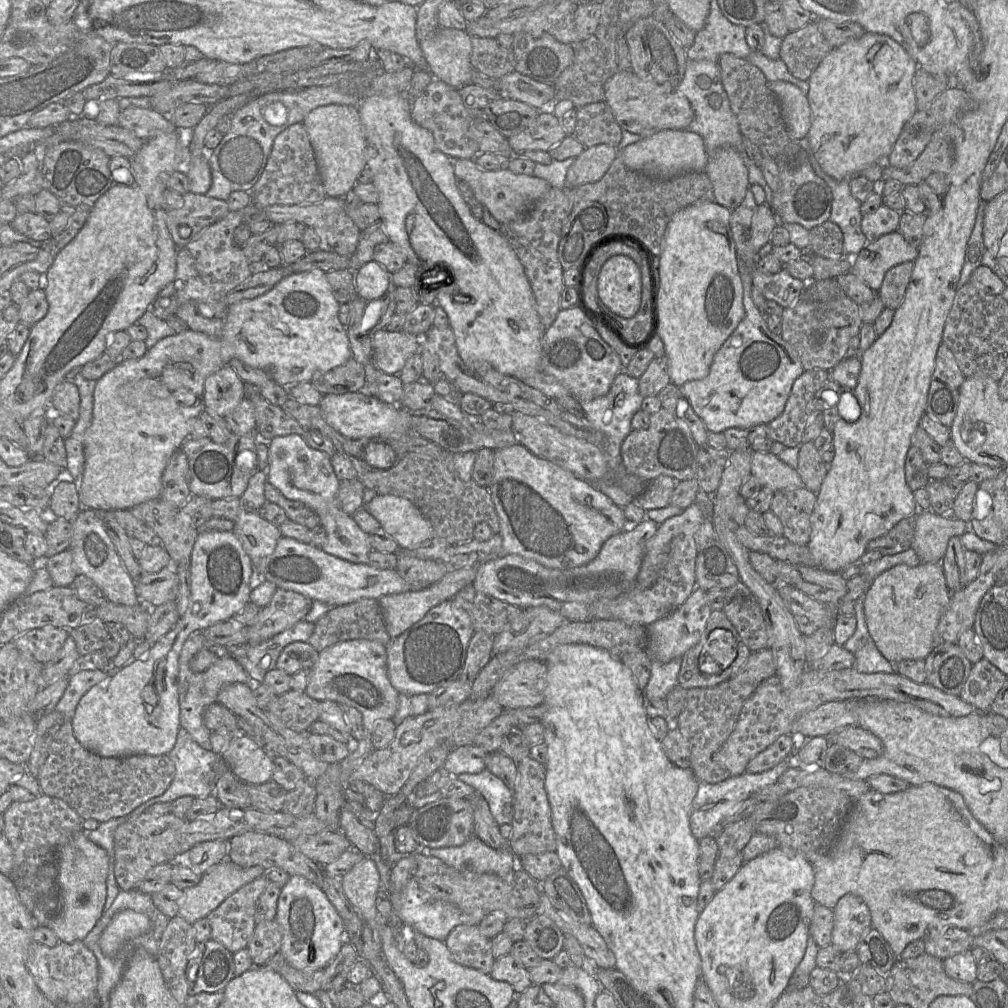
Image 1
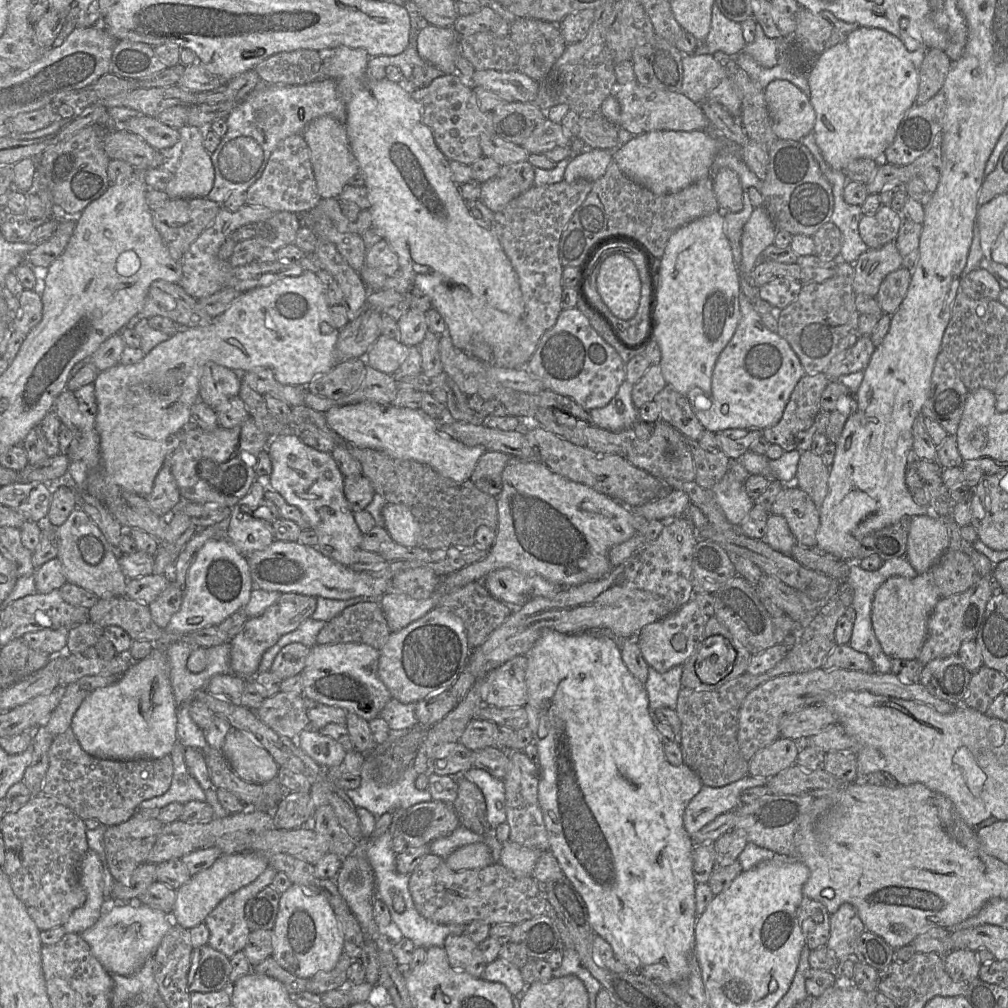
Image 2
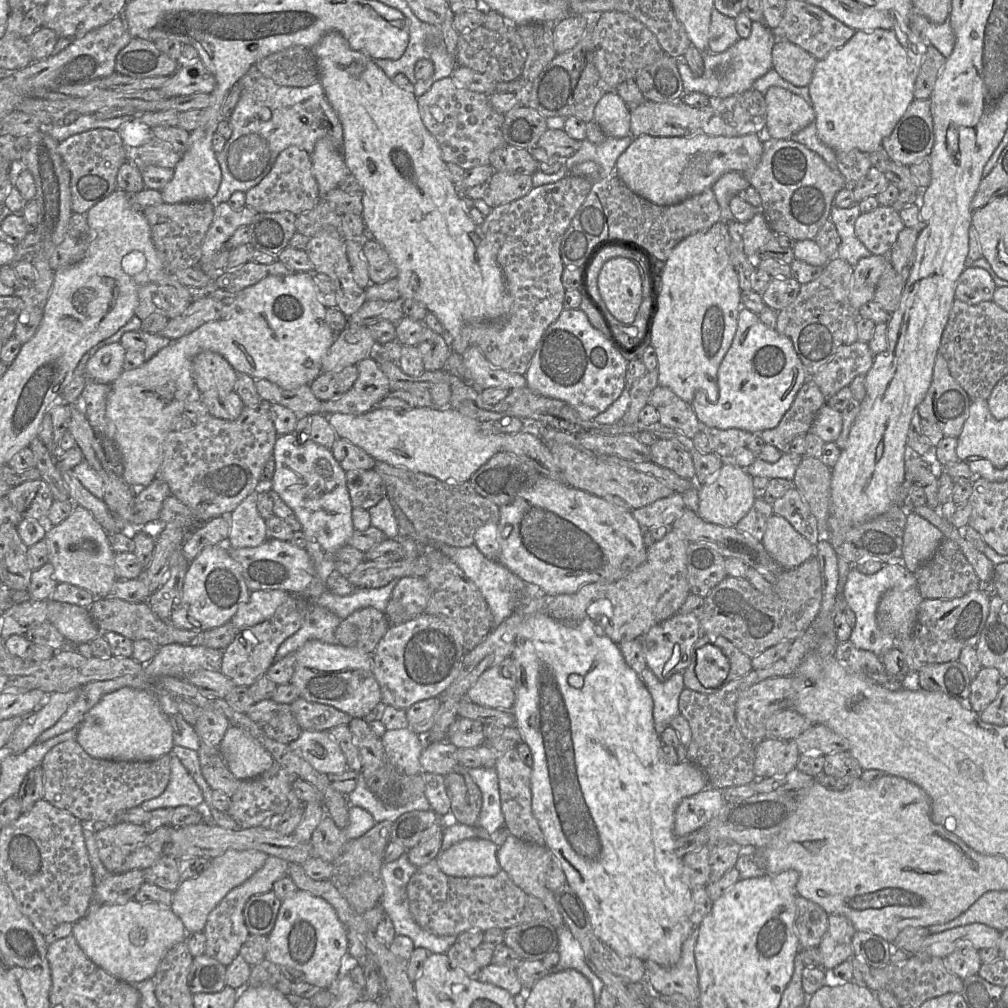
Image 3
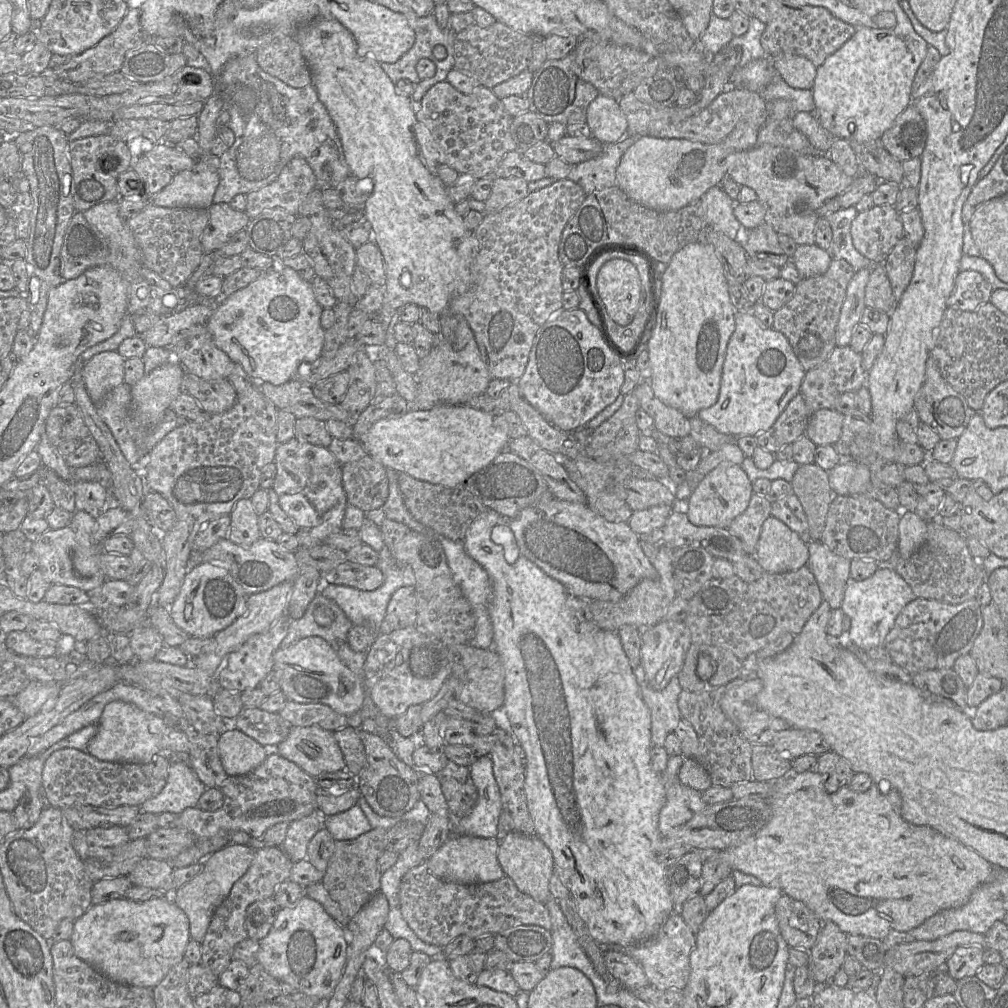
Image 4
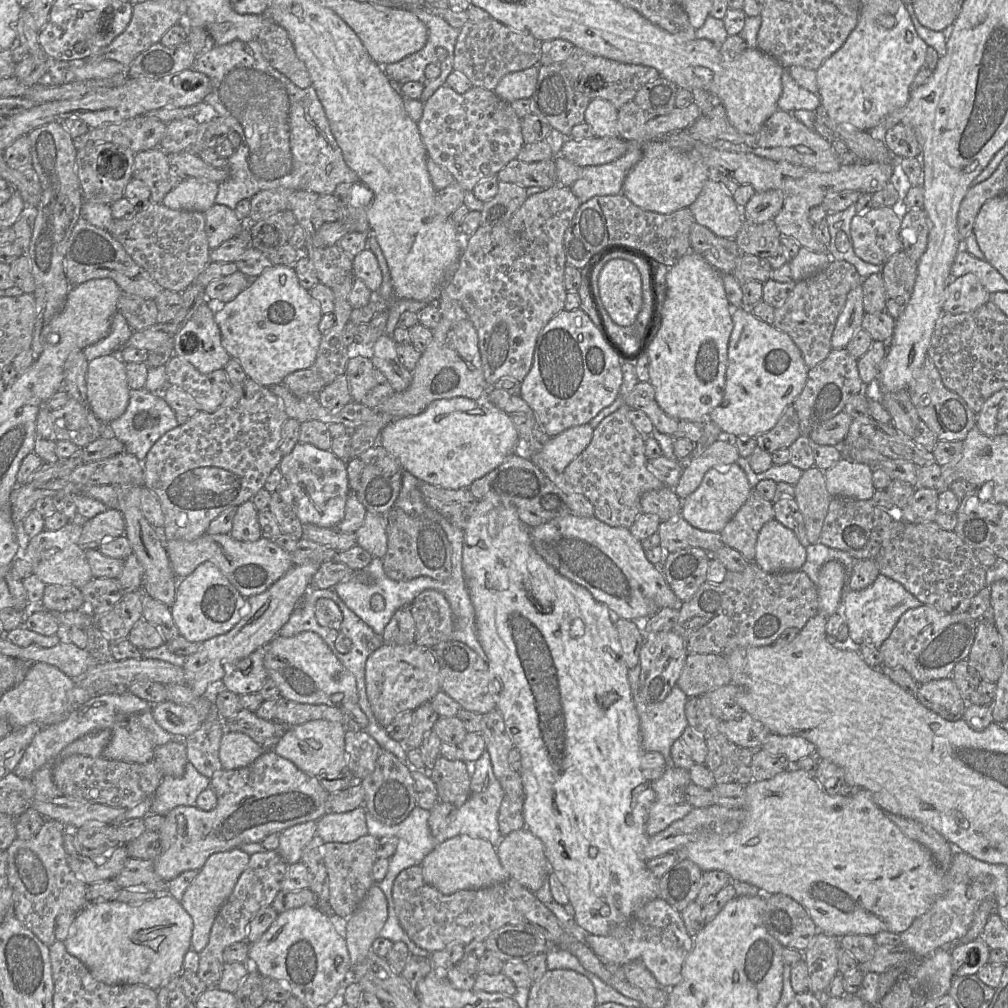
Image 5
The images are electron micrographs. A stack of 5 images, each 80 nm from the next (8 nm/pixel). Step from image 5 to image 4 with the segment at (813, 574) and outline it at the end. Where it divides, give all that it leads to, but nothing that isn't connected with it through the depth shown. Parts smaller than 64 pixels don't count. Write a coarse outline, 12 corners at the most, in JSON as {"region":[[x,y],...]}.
{"region":[[820,541],[808,544],[807,567],[823,600],[841,609],[851,560]]}

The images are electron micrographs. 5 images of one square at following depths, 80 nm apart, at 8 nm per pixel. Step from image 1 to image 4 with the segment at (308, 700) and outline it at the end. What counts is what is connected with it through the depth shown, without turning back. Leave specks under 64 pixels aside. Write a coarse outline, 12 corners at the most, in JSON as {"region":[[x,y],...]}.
{"region":[[243,708],[226,722],[268,749],[291,729],[278,712]]}

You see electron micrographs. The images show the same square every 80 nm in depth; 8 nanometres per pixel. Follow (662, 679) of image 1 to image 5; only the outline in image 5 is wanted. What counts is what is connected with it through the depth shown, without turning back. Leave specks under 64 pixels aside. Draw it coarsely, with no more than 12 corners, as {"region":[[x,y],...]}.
{"region":[[684,691],[649,703],[632,696],[643,751],[674,766],[671,746],[688,726]]}

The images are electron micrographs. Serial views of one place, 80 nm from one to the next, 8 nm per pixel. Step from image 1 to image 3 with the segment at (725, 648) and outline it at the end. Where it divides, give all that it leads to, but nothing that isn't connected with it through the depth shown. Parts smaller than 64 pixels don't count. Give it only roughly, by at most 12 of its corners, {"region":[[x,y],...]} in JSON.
{"region":[[714,644],[697,650],[695,674],[704,687],[722,682],[728,658]]}

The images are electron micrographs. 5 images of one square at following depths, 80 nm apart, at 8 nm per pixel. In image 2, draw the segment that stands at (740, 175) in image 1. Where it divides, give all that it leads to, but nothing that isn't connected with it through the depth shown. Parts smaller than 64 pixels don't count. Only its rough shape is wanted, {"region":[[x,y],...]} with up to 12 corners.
{"region":[[733,170],[712,175],[719,209],[743,209],[743,188]]}

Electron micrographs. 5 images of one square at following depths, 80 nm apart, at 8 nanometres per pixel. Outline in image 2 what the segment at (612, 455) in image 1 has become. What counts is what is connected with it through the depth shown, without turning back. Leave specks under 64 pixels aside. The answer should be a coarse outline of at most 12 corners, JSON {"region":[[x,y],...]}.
{"region":[[624,381],[603,408],[589,411],[594,424],[629,432],[637,423],[633,384]]}

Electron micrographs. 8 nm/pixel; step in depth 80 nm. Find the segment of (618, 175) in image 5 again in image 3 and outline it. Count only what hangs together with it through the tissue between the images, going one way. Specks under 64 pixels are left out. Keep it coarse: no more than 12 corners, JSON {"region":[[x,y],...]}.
{"region":[[634,137],[606,138],[600,144],[583,140],[564,160],[569,171],[593,161],[599,179],[615,173],[619,156]]}

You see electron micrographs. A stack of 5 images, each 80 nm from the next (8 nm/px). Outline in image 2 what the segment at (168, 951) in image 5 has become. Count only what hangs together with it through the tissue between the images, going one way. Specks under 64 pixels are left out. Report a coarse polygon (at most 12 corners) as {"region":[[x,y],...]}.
{"region":[[137,899],[80,934],[108,973],[130,976],[173,925]]}

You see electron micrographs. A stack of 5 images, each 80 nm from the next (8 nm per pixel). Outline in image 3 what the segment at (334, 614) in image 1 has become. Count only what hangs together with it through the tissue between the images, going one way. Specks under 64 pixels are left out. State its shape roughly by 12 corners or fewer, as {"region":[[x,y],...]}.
{"region":[[373,607],[341,620],[337,644],[372,654],[389,629]]}

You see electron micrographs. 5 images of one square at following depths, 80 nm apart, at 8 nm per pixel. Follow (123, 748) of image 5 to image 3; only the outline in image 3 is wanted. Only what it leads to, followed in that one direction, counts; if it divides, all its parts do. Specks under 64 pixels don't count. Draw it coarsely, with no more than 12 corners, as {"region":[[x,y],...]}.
{"region":[[147,690],[105,695],[78,725],[91,757],[154,761],[173,728]]}

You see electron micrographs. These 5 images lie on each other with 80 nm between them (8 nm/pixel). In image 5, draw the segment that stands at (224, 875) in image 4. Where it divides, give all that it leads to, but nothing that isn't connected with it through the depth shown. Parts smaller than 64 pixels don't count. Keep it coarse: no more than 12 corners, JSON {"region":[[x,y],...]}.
{"region":[[209,856],[180,904],[192,918],[191,948],[206,947],[217,913],[250,856]]}

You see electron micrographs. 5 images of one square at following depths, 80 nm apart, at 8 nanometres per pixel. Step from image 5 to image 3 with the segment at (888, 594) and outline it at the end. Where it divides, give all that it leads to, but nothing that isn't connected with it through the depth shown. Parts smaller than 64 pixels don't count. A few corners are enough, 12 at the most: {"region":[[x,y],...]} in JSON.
{"region":[[902,560],[863,574],[852,566],[843,590],[856,617],[848,641],[878,657],[894,637],[876,621],[892,588],[916,586]]}

